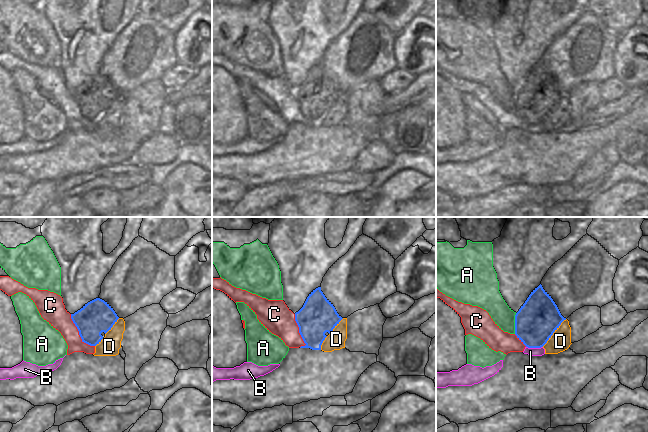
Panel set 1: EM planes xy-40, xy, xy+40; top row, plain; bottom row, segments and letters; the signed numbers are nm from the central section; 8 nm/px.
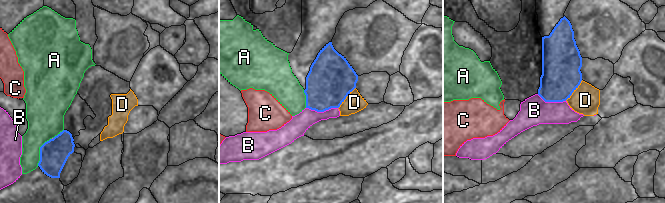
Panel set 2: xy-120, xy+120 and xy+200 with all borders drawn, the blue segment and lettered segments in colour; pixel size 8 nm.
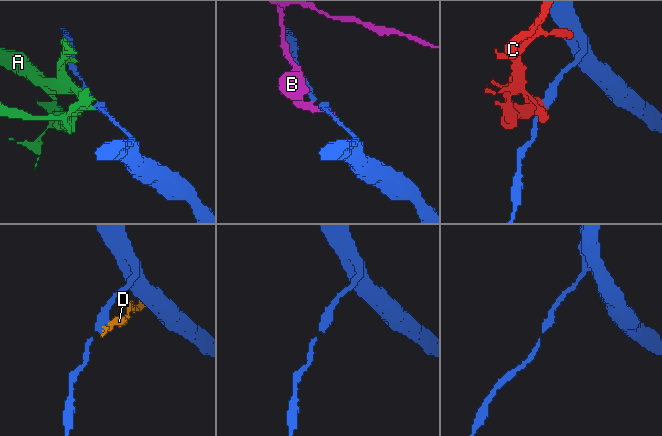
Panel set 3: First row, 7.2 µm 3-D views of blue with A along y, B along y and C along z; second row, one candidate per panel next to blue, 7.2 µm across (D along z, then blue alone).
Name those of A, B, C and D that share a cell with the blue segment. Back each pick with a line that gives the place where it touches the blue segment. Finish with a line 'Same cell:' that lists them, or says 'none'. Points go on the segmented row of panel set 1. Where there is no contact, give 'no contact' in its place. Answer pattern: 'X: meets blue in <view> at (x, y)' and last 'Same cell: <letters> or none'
Same cell: none

